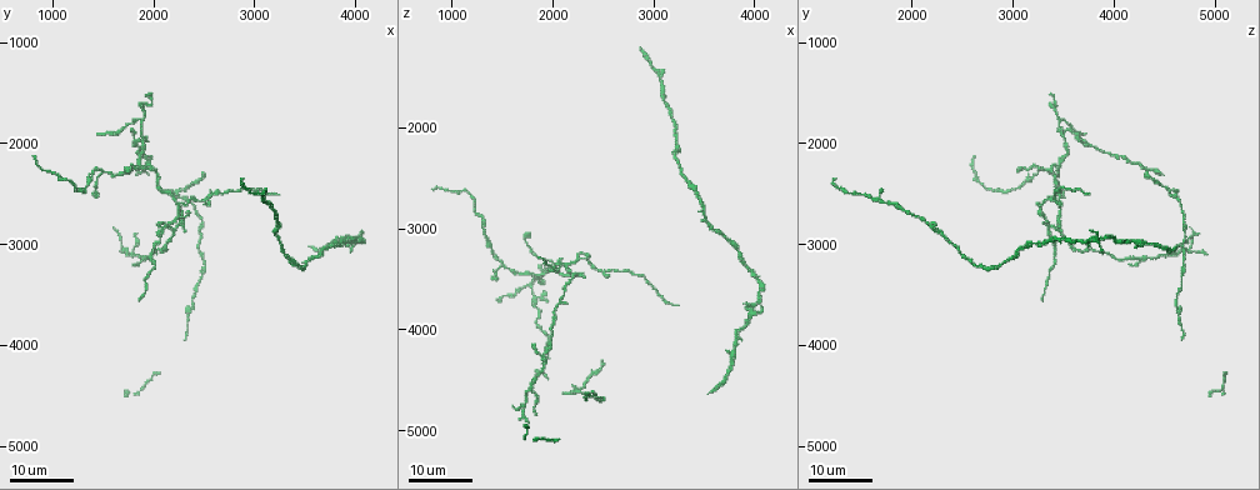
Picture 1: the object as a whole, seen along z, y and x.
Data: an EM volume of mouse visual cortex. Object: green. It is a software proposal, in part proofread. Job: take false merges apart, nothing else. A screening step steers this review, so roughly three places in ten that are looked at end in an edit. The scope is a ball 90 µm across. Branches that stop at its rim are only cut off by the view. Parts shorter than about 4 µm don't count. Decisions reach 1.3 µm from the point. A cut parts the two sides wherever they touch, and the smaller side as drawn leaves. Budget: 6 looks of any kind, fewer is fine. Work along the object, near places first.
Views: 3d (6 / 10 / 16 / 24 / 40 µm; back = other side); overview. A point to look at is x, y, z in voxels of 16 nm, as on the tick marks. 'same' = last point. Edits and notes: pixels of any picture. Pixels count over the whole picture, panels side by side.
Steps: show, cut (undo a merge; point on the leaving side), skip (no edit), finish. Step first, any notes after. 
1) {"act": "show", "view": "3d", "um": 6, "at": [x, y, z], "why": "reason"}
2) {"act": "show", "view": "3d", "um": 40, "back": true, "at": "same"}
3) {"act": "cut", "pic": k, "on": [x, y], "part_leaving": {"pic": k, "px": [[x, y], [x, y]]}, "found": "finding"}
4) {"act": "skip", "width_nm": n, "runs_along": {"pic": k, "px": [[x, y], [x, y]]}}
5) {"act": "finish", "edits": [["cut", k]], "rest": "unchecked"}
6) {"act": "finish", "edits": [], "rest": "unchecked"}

{"act": "show", "view": "3d", "um": 16, "at": [1800, 3100, 4600], "why": "three-way junction"}

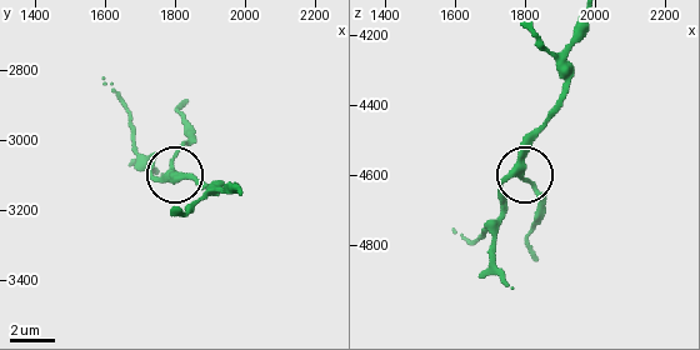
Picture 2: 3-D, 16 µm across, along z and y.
{"act": "show", "view": "3d", "um": 6, "at": "same", "why": "closer look"}

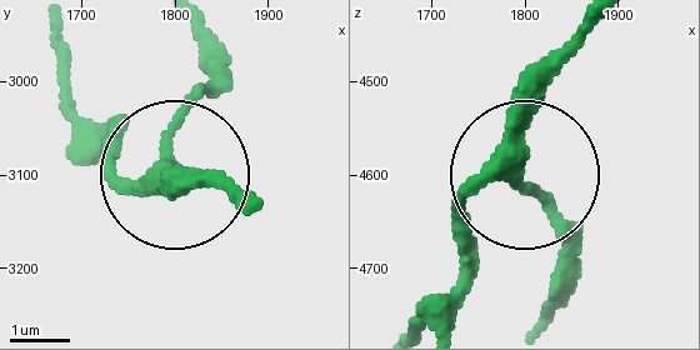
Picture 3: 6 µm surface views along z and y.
{"act": "skip", "side_arm_um": 6, "runs_along": {"pic": 3, "px": [[591, 33], [518, 153], [518, 178], [571, 221]]}, "found": "continuous, no second cell"}

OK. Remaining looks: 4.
{"act": "show", "view": "3d", "um": 16, "at": [1900, 3160, 4340]}

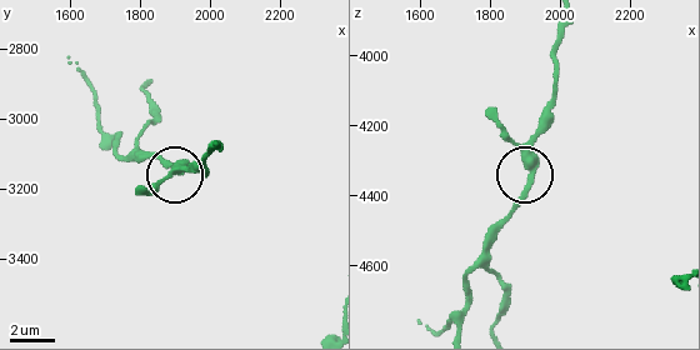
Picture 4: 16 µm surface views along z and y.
{"act": "show", "view": "3d", "um": 6, "at": "same"}

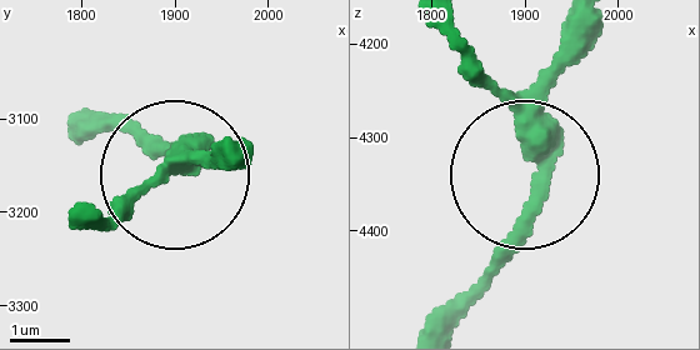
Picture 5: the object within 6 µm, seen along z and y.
{"act": "skip", "width_nm": 310, "runs_along": {"pic": 5, "px": [[588, 21], [543, 111], [524, 230], [444, 315]]}, "found": "continuous, no second cell"}

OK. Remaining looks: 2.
{"act": "show", "view": "3d", "um": 16, "at": [2040, 2260, 3340], "why": "three arms meet"}

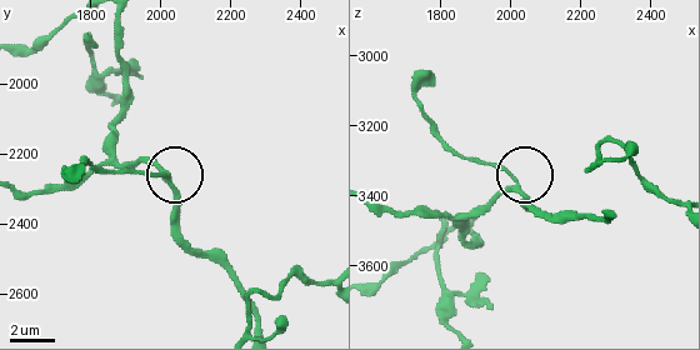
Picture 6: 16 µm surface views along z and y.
{"act": "show", "view": "3d", "um": 6, "at": [2020, 2260, 3370]}

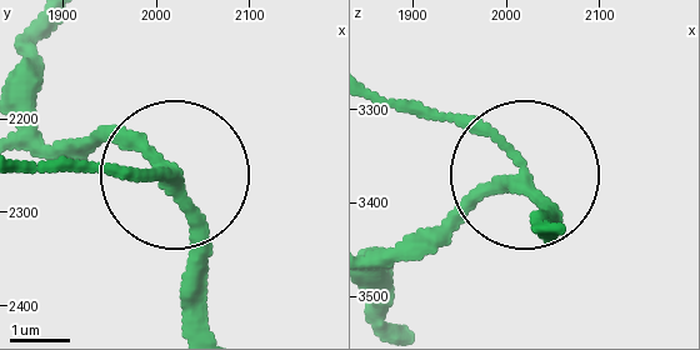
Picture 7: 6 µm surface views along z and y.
{"act": "cut", "pic": 7, "on": [108, 164], "width_nm": 190, "part_leaving": {"pic": 7, "px": [[166, 168], [21, 168]]}, "found": "two cells meet here"}

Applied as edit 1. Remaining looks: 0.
{"act": "finish", "edits": [["cut", 7]], "rest": "unchecked"}

